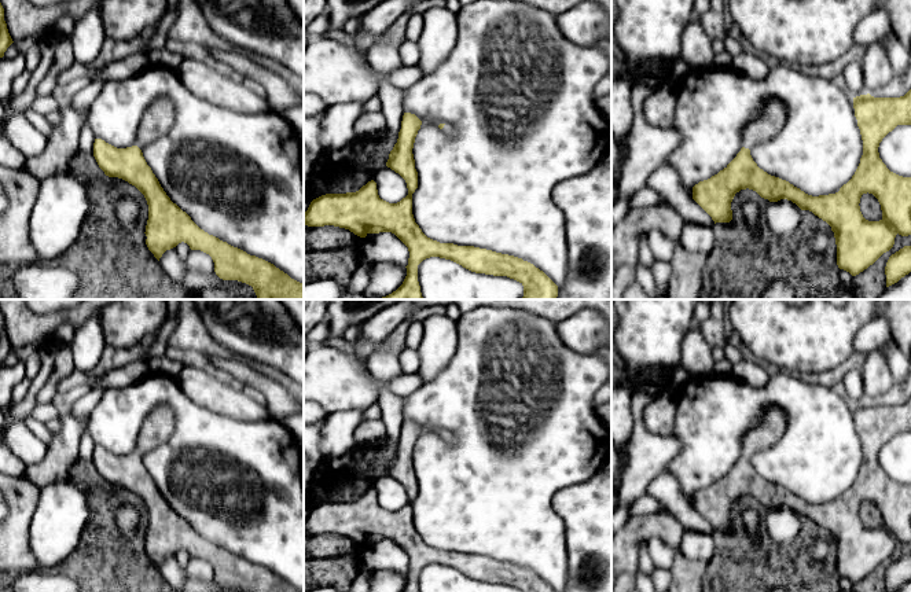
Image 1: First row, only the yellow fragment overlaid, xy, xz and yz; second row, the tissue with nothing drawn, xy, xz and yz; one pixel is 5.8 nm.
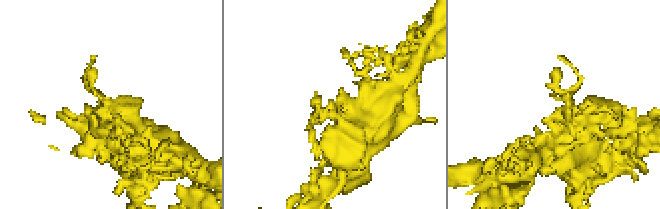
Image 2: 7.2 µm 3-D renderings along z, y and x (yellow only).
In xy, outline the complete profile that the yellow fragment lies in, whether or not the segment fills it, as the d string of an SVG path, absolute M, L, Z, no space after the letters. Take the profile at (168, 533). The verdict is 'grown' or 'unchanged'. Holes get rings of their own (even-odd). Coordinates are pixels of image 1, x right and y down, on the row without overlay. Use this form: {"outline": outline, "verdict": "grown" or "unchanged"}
{"outline": "M159 405L146 418L135 453L117 456L102 446L95 446L93 451L93 464L104 482L128 489L144 503L148 512L144 540L148 558L159 569L166 558L184 549L191 558L209 562L214 570L216 582L223 588L238 588L246 592L304 592L273 571L209 543L170 508L140 456L168 441L173 429L173 409Z", "verdict": "grown"}

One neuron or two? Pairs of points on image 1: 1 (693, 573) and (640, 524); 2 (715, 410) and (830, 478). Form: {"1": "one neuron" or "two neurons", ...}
{"1": "one neuron", "2": "one neuron"}

